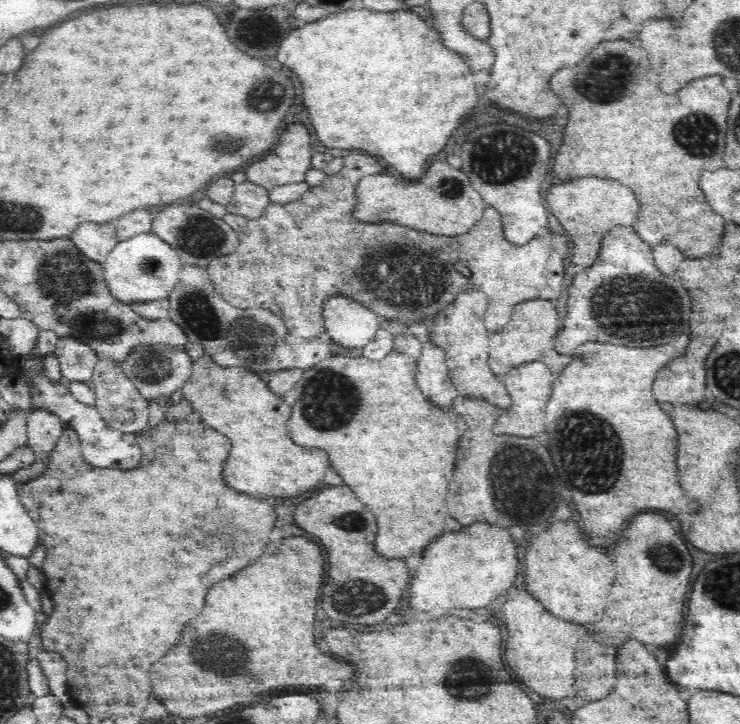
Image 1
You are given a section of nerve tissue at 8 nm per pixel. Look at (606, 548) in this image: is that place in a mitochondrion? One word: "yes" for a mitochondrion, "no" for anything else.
no

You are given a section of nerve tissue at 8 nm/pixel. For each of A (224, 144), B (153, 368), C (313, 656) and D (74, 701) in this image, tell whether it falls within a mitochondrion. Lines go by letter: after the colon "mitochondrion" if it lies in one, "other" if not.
A: mitochondrion
B: mitochondrion
C: other
D: other

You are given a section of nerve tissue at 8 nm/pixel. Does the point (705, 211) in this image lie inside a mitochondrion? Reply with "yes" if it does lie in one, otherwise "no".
no

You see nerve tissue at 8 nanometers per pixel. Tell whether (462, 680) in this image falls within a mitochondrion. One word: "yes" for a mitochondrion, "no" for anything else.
yes

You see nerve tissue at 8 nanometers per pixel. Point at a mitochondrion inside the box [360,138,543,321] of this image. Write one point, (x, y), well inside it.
(453, 187)

